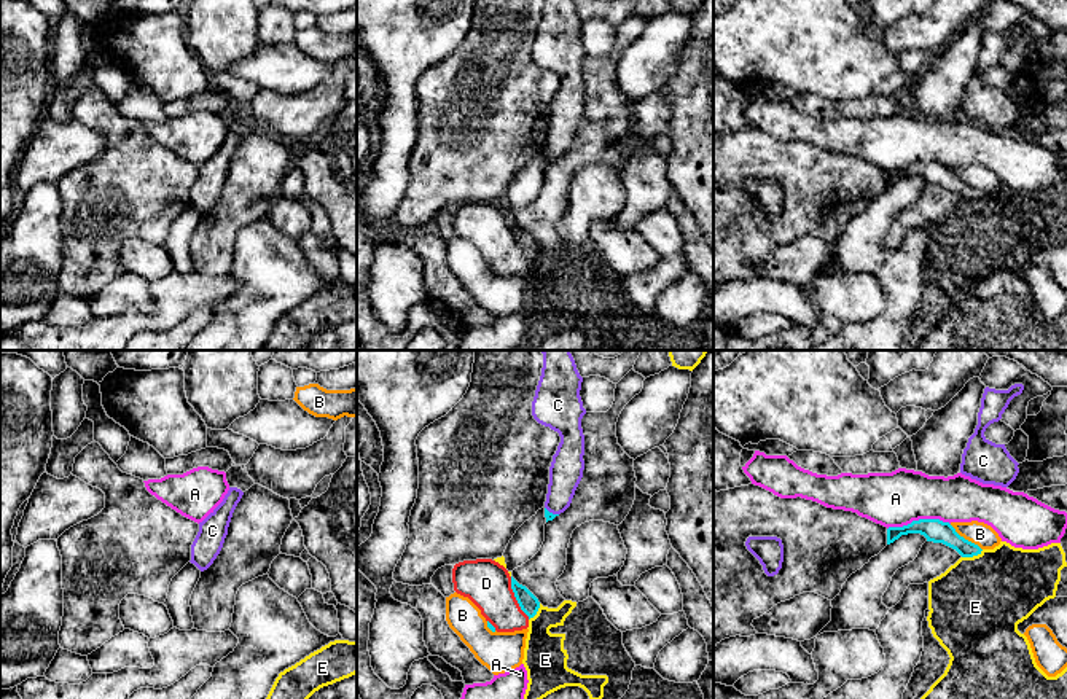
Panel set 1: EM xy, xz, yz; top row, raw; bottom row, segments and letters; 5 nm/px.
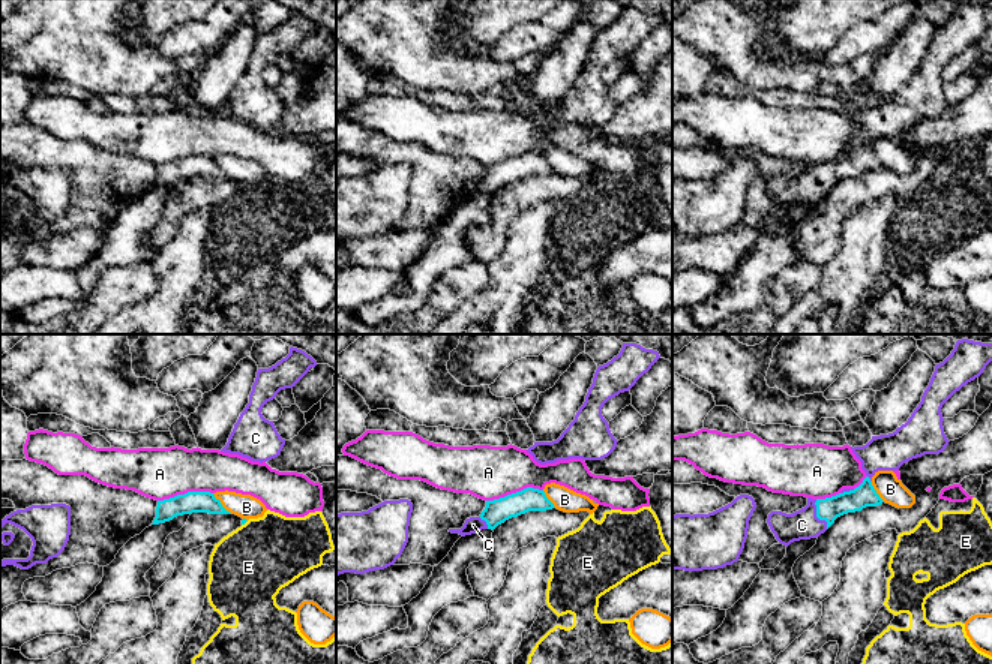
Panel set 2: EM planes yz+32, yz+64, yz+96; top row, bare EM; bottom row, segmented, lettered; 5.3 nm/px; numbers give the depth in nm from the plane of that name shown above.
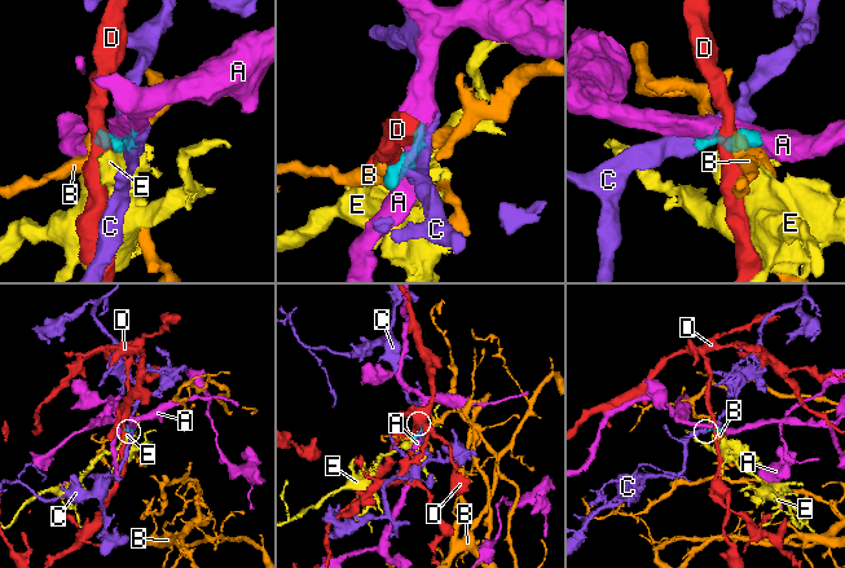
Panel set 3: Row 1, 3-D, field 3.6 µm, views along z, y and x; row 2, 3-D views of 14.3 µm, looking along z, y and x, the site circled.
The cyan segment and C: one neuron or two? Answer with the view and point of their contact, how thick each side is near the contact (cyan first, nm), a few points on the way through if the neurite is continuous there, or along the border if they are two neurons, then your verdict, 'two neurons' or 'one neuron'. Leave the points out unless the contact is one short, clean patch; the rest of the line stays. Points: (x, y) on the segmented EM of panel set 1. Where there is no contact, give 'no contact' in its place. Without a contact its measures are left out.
contact xz (551, 513); calibres 50 and 170 nm; way xz (550, 516), (551, 513), (566, 472); one neuron

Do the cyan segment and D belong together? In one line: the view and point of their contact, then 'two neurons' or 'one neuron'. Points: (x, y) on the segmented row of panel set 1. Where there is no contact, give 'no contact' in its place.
meets cyan in xz at (515, 596); two neurons

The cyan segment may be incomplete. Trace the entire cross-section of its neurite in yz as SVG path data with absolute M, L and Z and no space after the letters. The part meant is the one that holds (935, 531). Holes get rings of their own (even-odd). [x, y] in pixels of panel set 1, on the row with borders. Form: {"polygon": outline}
{"polygon": "M919 519L903 527L889 527L887 545L908 533L920 533L927 541L943 543L956 549L962 557L973 557L983 551L978 545L960 537L949 522L940 519Z"}

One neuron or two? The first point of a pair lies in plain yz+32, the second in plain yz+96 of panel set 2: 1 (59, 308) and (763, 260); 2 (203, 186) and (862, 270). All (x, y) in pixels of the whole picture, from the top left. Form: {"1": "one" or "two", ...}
{"1": "one", "2": "two"}

